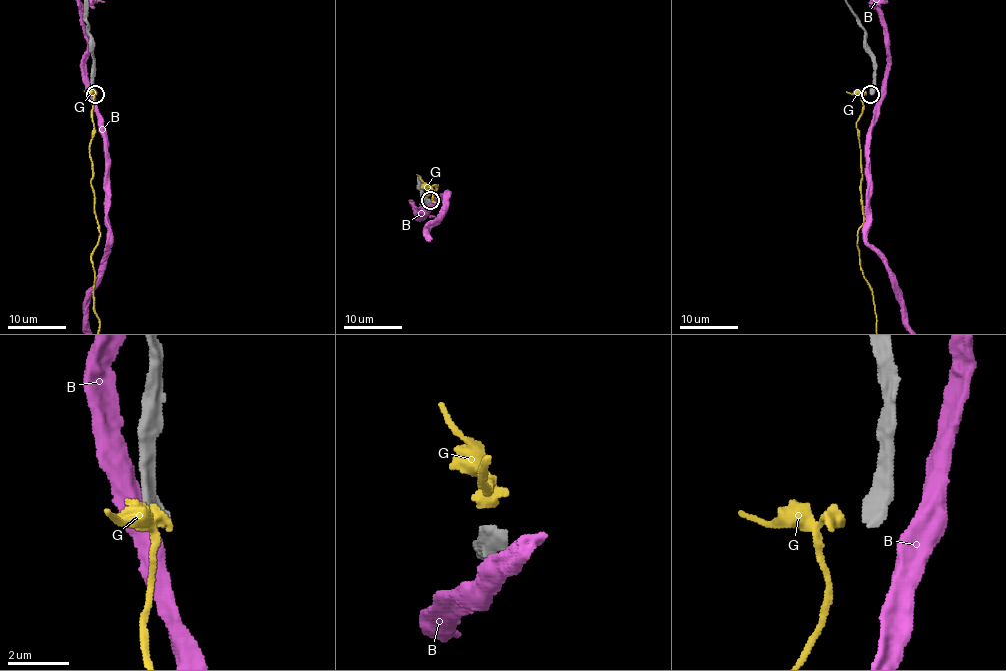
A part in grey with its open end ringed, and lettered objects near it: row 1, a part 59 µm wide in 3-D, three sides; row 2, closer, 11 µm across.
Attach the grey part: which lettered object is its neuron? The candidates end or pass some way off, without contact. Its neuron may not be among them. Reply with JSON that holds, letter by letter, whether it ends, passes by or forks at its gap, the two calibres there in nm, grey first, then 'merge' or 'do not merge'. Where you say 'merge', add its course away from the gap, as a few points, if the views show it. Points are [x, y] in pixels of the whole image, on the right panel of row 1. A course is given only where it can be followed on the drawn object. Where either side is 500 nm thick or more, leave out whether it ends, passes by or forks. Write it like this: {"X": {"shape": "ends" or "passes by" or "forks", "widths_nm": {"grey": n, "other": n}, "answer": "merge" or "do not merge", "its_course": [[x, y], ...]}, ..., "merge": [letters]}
{"B": {"widths_nm": {"grey": 440, "other": 650}, "answer": "do not merge"}, "G": {"widths_nm": {"grey": 440, "other": 500}, "answer": "do not merge"}, "merge": []}

